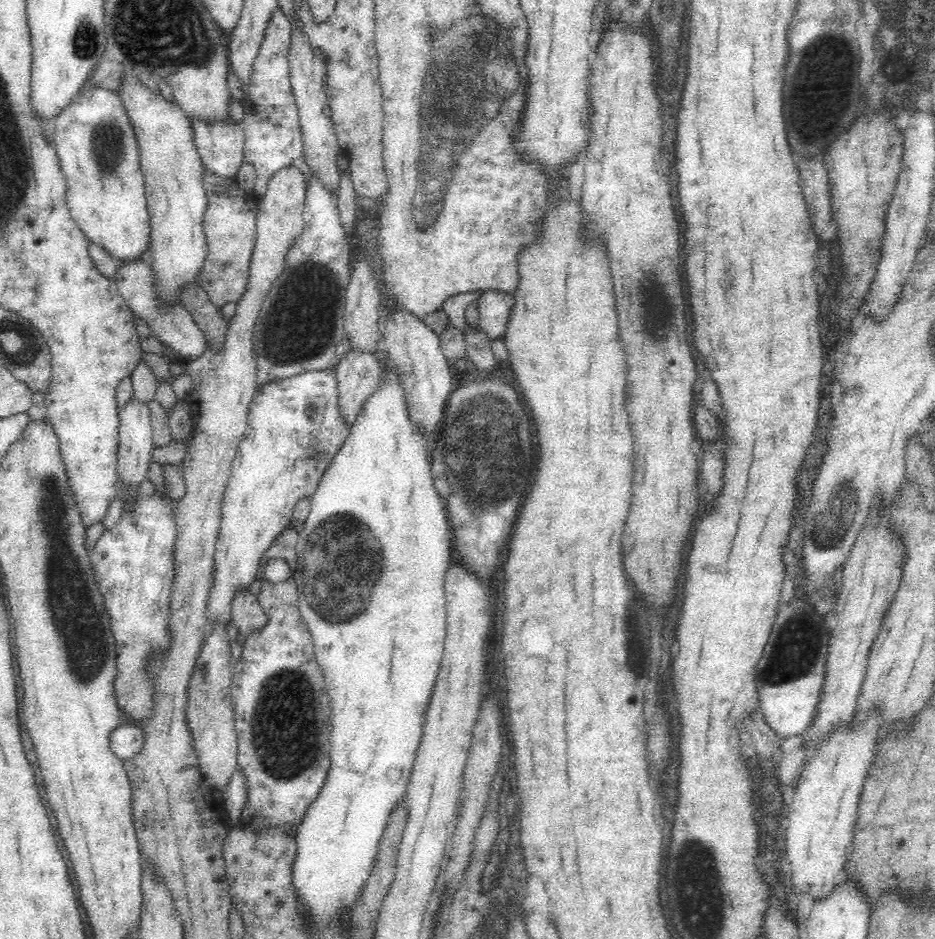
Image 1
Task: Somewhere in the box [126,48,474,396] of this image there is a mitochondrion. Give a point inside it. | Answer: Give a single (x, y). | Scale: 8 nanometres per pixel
(302, 330)

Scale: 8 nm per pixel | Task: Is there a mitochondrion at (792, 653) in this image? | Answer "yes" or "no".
yes

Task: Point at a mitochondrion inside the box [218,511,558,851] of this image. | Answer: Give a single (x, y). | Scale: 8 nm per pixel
(282, 737)

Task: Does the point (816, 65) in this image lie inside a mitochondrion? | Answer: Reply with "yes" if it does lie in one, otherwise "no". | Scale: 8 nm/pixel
yes

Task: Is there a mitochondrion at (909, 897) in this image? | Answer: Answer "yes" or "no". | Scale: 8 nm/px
no

